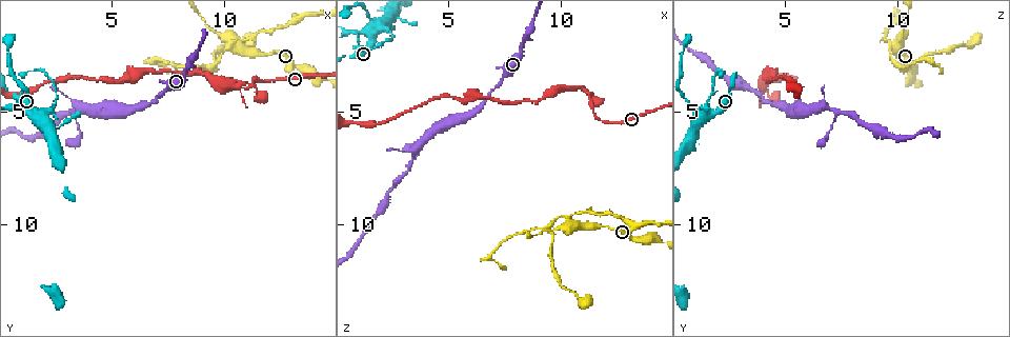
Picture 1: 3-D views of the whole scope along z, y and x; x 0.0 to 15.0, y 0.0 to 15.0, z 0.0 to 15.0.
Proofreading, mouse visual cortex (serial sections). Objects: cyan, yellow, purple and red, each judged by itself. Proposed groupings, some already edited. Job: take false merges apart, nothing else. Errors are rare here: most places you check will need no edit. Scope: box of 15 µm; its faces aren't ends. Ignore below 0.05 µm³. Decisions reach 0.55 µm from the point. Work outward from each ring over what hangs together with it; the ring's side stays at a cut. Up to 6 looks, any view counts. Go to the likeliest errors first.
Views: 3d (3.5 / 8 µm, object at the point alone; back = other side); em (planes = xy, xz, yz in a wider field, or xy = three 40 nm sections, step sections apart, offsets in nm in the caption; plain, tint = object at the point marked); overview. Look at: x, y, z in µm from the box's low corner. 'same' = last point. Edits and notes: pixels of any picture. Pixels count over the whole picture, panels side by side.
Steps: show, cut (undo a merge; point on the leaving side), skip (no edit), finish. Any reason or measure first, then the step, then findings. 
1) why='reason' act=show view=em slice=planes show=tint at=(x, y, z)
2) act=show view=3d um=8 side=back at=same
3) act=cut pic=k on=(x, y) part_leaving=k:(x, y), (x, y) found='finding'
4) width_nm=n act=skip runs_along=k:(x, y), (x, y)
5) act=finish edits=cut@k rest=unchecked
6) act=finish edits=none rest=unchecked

why='sudden change in width' act=show view=3d um=3.5 at=(2.3, 4.8, 1.4)

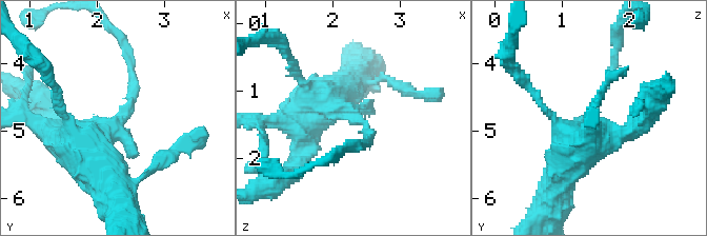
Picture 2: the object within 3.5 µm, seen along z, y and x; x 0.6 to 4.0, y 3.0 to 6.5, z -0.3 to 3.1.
arm_widths_nm=100,500 act=show view=em slice=planes show=tint at=(2.40, 4.85, 1.45)

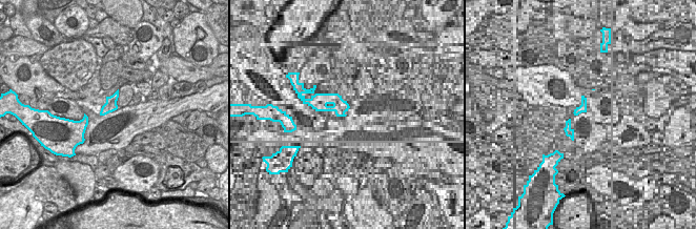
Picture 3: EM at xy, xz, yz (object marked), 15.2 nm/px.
act=show view=em slice=xy step=1 show=tint at=same

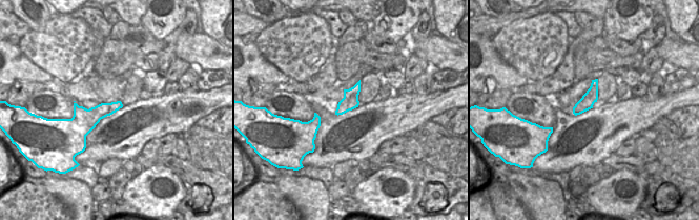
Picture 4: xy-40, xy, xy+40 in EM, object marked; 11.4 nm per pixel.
act=skip runs_along=2:(67, 145), (125, 116), (129, 58) found='all the same cell'

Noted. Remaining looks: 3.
why='calibre changes' act=show view=3d um=3.5 at=(11.3, 3.8, 4.1)

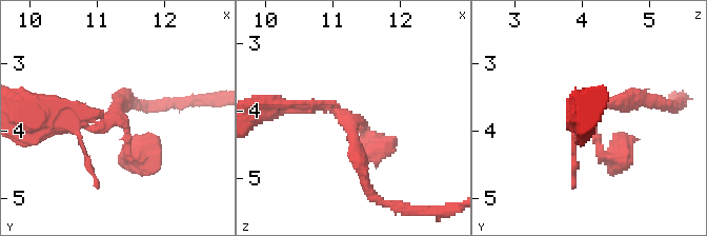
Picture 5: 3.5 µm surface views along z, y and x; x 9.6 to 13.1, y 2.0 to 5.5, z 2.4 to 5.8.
act=show view=em slice=xy step=5 show=tint at=(11.25, 3.80, 4.15)

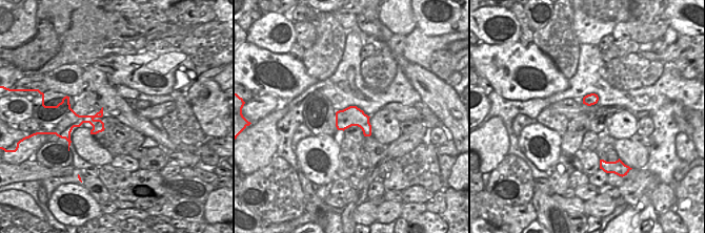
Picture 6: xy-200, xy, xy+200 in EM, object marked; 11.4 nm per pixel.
act=show view=em slice=xy step=3 show=tint at=same

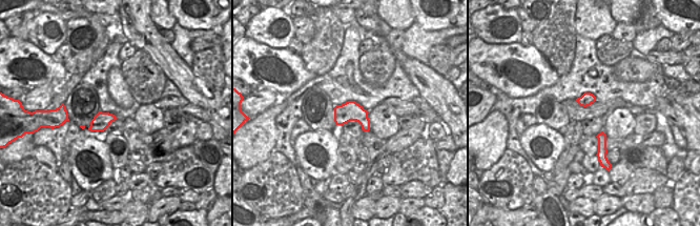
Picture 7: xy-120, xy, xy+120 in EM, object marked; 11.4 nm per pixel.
act=skip runs_along=5:(366, 179), (350, 120), (321, 106), (285, 106) found='continuous, no second cell'

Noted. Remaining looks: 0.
act=finish edits=none rest=unchecked

